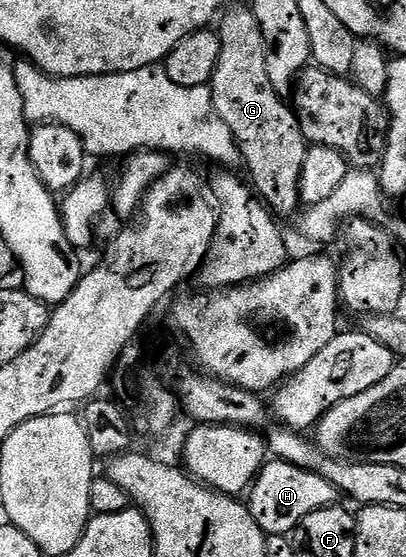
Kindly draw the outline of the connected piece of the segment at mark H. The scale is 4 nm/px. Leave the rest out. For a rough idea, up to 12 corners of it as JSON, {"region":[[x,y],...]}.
{"region":[[265,461],[246,498],[265,535],[335,506],[330,480]]}

